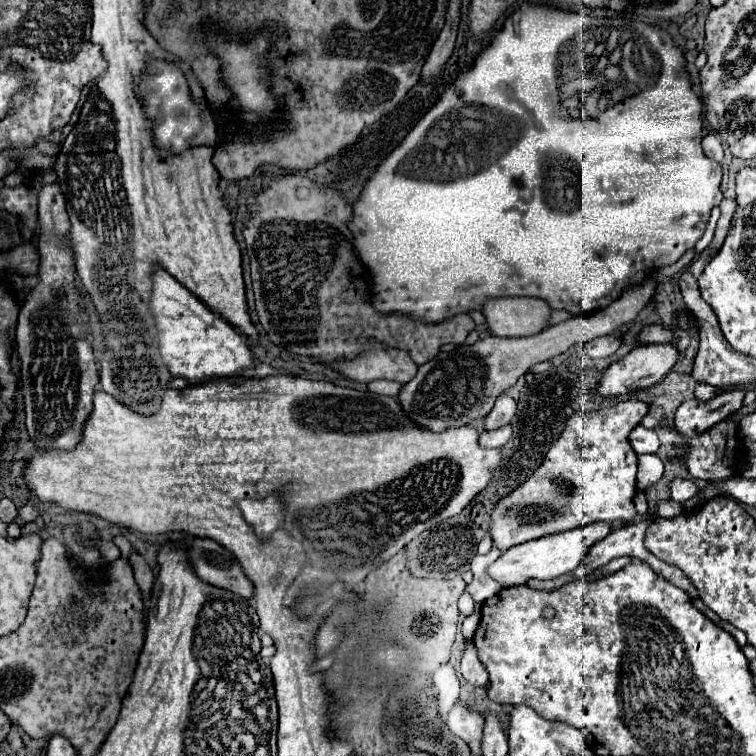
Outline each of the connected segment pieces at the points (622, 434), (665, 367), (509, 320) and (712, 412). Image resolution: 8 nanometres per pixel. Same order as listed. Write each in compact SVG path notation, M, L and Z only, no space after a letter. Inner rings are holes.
M629 399L601 411L573 415L557 443L547 451L541 467L493 507L489 519L493 547L505 553L515 545L593 521L621 519L631 523L637 515L631 501L635 495L637 455L627 437L647 411L645 403Z
M667 343L667 345L641 345L641 347L635 347L633 351L627 353L627 357L621 357L619 361L611 363L605 369L597 391L601 395L631 395L635 391L641 391L645 387L651 387L651 385L659 383L673 369L677 359L679 359L679 349L673 347L671 343Z
M491 297L483 315L491 335L527 337L547 327L551 307L537 297Z
M734 389L723 391L711 401L685 401L675 415L675 427L685 437L697 437L703 435L713 425L725 421L727 417L735 415L743 407L745 391Z

